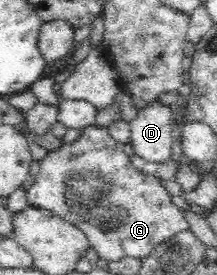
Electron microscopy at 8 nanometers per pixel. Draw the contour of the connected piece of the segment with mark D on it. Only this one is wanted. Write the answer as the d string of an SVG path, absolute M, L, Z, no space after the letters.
M159 101L139 110L130 124L131 146L137 156L151 164L165 164L171 158L173 141L173 107Z

